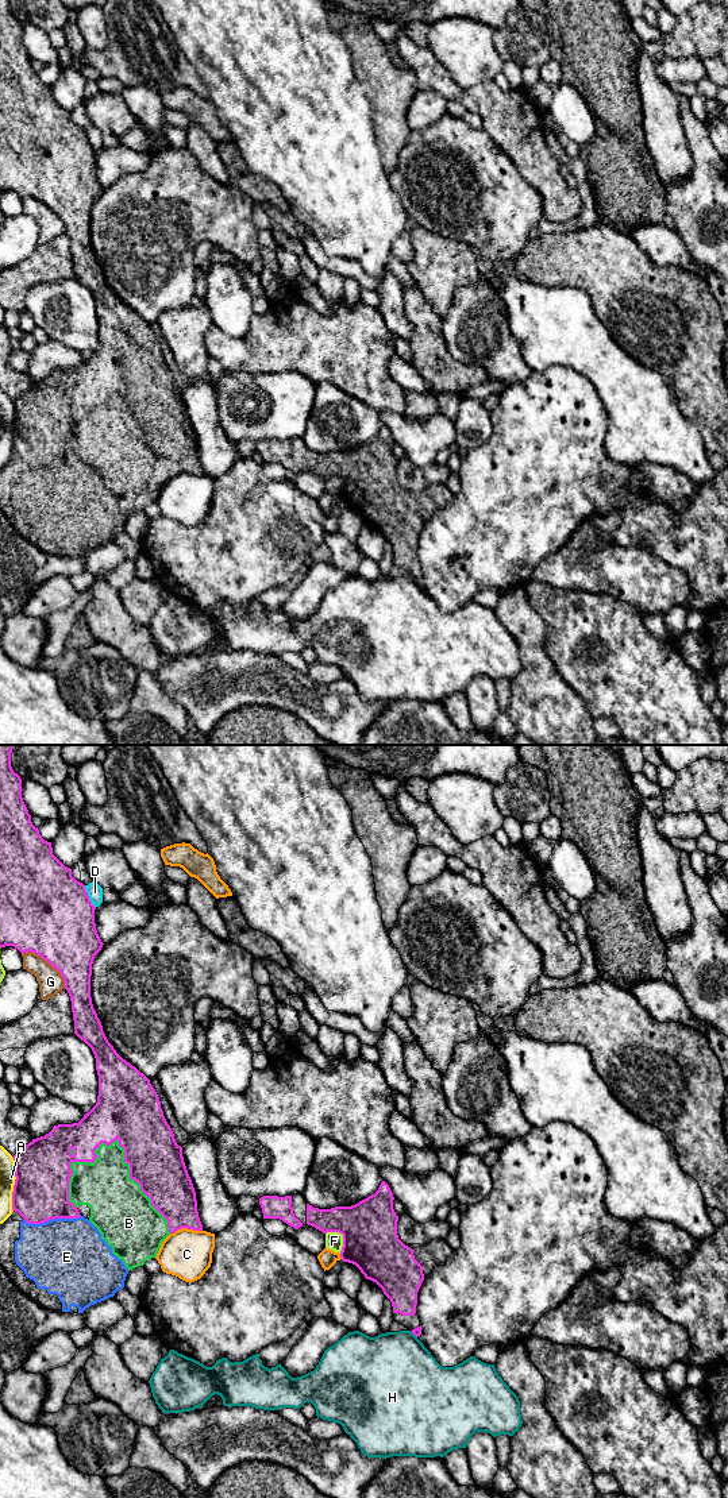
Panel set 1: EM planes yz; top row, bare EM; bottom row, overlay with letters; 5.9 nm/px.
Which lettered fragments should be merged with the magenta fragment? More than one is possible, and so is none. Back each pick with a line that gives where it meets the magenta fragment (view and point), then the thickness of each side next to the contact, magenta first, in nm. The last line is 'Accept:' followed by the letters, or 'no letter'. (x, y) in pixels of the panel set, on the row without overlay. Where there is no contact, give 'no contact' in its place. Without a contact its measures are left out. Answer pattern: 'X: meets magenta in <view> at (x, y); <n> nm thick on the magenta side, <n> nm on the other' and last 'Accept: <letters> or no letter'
B: meets magenta in yz at (124, 404); 320 nm thick on the magenta side, 320 nm on the other
E: meets magenta in yz at (52, 463); 340 nm thick on the magenta side, 460 nm on the other
Accept: B, E

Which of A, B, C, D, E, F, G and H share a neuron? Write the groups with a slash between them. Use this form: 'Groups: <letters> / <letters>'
Groups: A / B E / C / D / F / G / H

